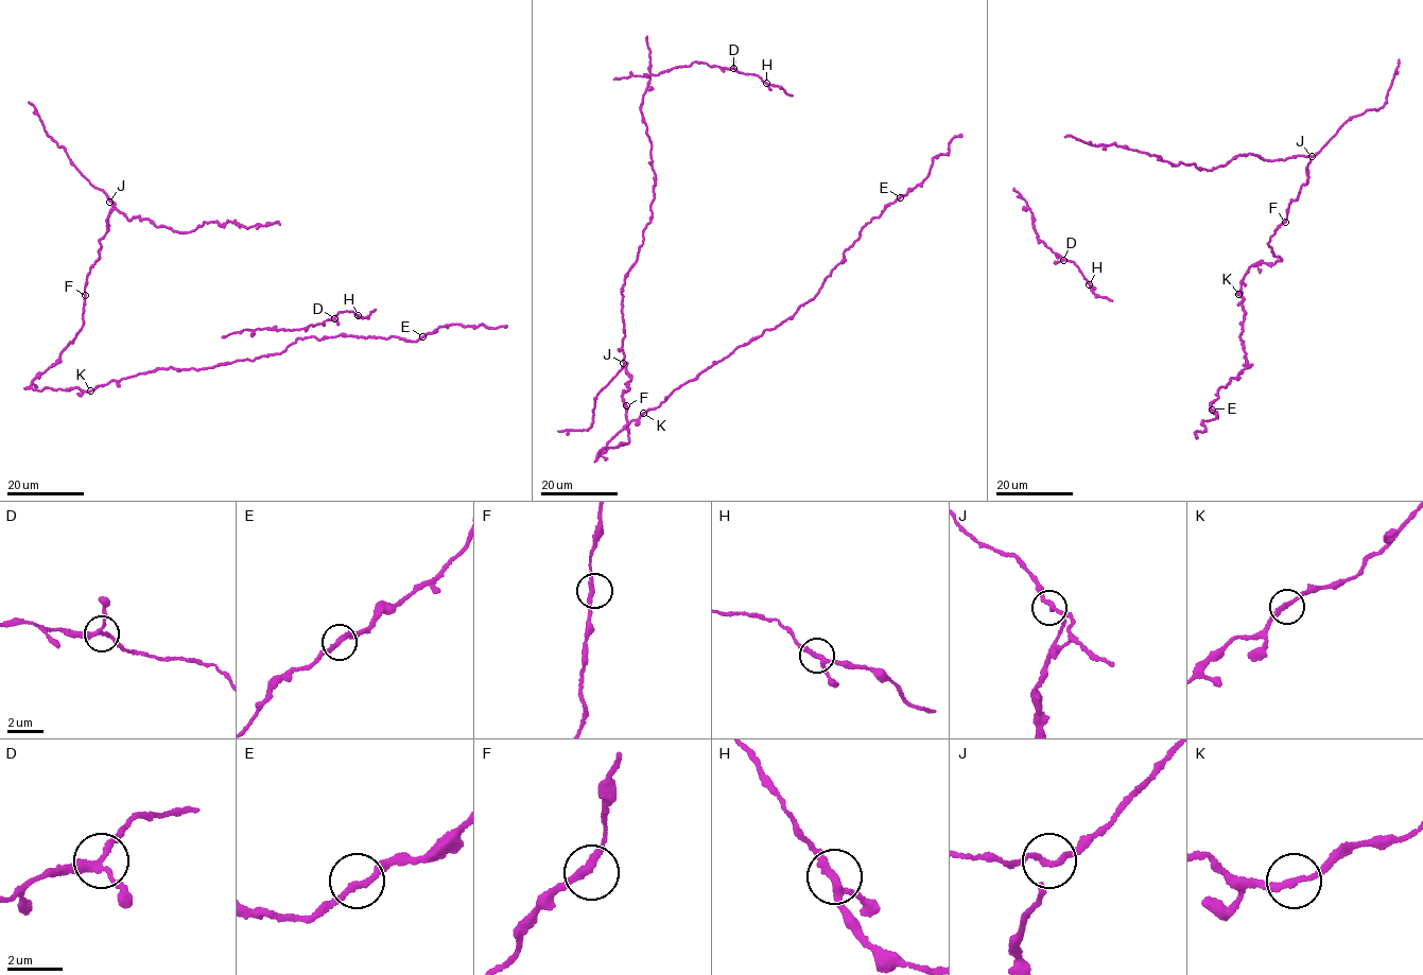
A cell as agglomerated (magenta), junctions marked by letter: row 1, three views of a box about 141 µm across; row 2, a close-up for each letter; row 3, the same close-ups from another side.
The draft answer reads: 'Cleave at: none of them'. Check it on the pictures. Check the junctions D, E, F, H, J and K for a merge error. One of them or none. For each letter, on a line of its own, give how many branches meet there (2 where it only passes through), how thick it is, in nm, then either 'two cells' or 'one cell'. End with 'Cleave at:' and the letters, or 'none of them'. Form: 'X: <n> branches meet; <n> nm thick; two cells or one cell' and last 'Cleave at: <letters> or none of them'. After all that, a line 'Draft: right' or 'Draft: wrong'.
D: 3 branches meet; 240 nm thick; one cell
E: 2 branches meet; 240 nm thick; one cell
F: 2 branches meet; 240 nm thick; one cell
H: 3 branches meet; 240 nm thick; one cell
J: 3 branches meet; 160 nm thick; one cell
K: 2 branches meet; 240 nm thick; one cell
Cleave at: none of them
Draft: right

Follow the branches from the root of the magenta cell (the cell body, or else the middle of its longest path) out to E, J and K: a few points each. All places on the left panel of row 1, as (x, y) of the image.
E: (85, 295), (82, 329), (33, 381), (33, 389), (87, 392), (159, 368), (279, 353), (299, 338), (422, 336)
J: (85, 295), (86, 277), (99, 258), (99, 242), (107, 229), (113, 205), (109, 202)
K: (85, 295), (82, 329), (63, 349), (59, 359), (37, 376), (30, 386), (38, 390), (74, 387), (90, 390)

